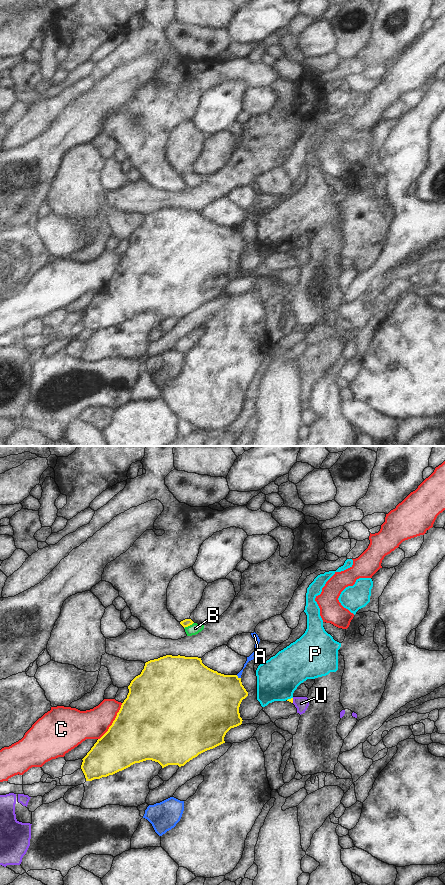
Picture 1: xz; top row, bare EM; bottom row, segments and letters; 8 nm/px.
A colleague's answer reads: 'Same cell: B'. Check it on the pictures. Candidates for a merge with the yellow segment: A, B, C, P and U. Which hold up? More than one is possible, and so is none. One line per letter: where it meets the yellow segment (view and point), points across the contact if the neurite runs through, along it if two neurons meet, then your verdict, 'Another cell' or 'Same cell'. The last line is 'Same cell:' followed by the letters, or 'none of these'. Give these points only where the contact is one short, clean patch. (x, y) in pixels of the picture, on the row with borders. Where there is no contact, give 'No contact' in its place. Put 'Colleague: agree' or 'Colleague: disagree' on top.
Colleague: agree
A: Touches yellow at xz (237, 676). Another cell
B: Touches yellow at xz (188, 625). Path across: xz (187, 622), (188, 625), (195, 628). Same cell
C: Touches yellow at xz (113, 721). Another cell
P: Touches yellow at xz (289, 699). Another cell
U: Touches yellow at xz (292, 700). Boundary: xz (292, 698), (293, 702). Another cell
Same cell: B

